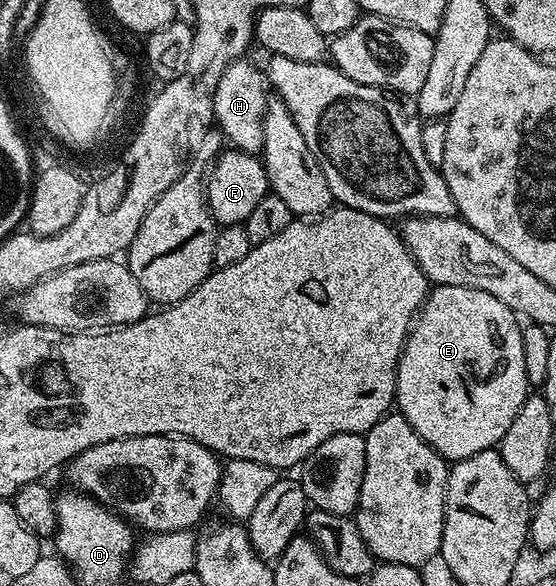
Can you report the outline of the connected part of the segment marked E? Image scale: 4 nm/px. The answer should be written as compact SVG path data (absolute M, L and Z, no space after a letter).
M457 285L430 288L399 355L395 403L398 414L403 415L413 429L417 429L419 436L441 458L458 461L473 457L473 453L498 448L509 425L513 425L513 417L517 417L529 394L522 332L523 327L515 312L501 305L497 297L481 293L481 289L465 289Z

